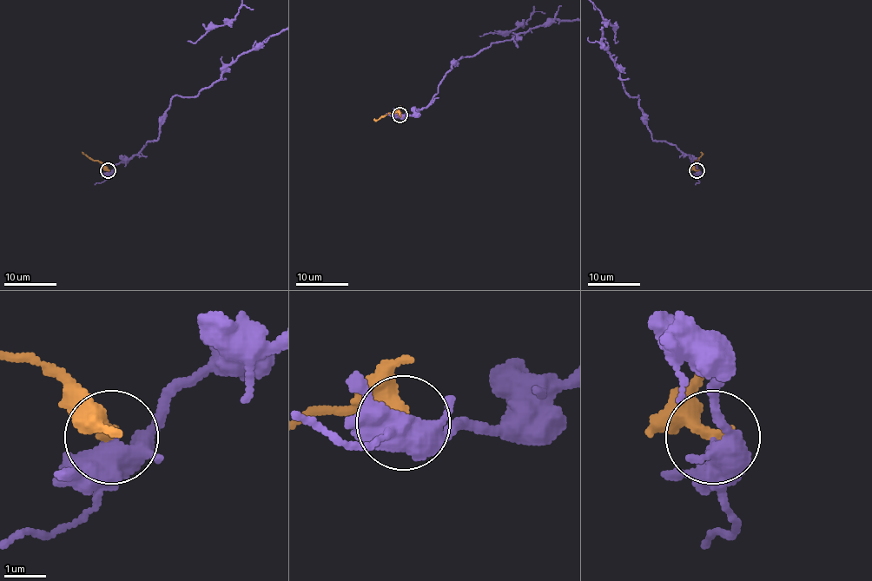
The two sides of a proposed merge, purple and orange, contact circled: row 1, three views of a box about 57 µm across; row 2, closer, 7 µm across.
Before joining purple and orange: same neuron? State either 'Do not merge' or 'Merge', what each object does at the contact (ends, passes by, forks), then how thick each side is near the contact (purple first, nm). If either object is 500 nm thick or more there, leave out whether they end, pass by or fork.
Do not merge. At the ring purple forks. At the ring orange ends. Thickness 400 nm (purple) against 400 nm

